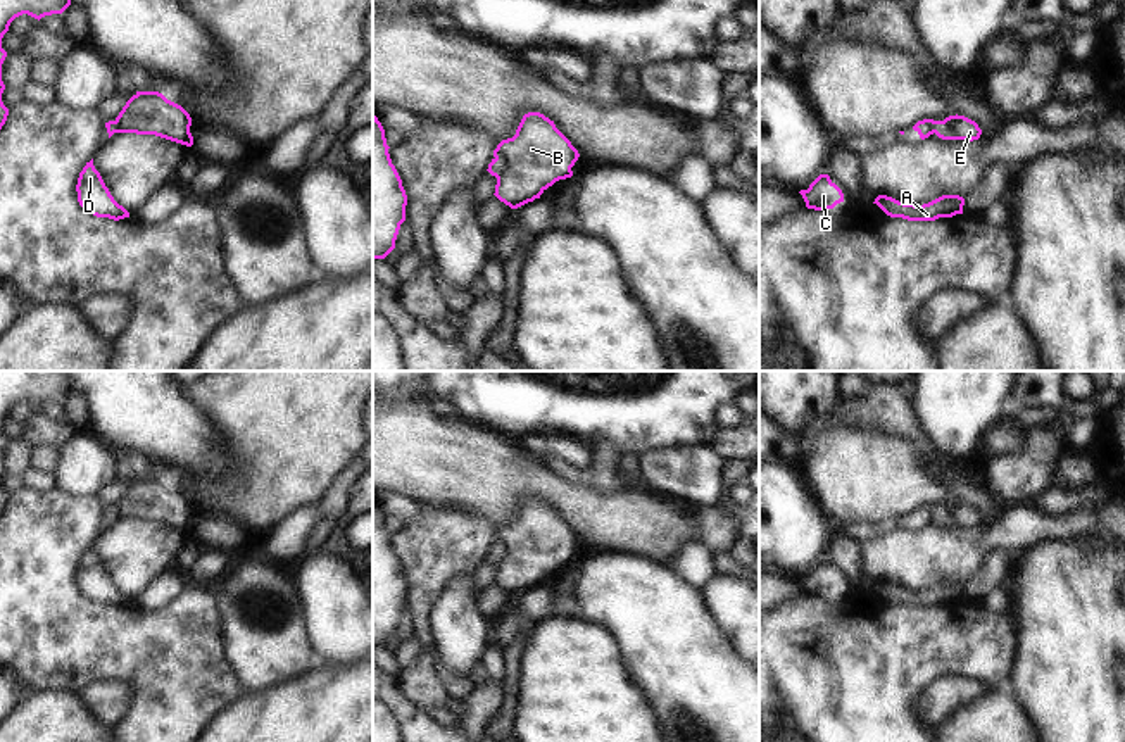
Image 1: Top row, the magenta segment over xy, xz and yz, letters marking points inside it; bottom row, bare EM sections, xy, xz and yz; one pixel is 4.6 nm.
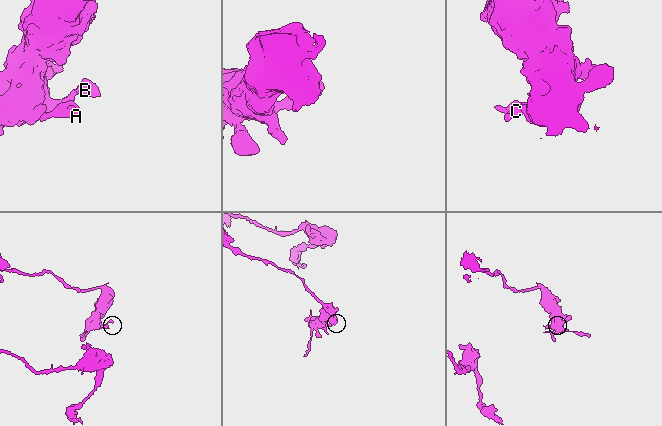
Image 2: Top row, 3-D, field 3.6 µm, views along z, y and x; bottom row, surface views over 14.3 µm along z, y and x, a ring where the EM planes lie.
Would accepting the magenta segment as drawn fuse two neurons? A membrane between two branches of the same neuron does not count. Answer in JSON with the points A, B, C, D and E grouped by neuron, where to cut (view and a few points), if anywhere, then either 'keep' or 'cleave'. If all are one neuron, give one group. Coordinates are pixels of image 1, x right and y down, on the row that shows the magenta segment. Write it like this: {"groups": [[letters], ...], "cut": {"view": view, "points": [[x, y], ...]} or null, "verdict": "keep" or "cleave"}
{"groups": [["A", "C", "D"], ["B", "E"]], "cut": {"view": "xz", "points": [[496, 157], [501, 161], [497, 178]]}, "verdict": "cleave"}

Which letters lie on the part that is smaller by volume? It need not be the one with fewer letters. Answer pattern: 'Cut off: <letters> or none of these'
Cut off: B, E

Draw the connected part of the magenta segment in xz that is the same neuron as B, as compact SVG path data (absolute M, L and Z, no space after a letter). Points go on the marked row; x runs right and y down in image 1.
M528 112L516 135L497 145L493 157L502 160L493 195L518 209L540 198L556 181L571 178L580 154L554 121L540 112Z

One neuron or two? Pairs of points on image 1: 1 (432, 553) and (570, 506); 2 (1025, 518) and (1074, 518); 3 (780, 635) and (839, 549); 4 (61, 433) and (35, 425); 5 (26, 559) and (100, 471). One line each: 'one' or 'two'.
1: two
2: one
3: two
4: one
5: two

